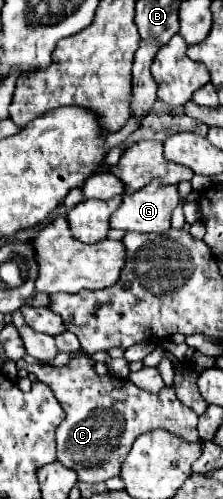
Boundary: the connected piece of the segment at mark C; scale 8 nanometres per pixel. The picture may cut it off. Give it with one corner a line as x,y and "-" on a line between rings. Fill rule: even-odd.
72,353
74,359
64,367
40,365
16,361
18,369
34,373
42,383
46,383
56,399
60,401
66,417
56,431
58,441
58,461
78,473
78,481
102,483
110,477
120,475
124,457
128,455
132,443
154,429
172,431
188,441
198,439
198,415
182,405
172,387
164,387
158,395
138,389
128,379
114,379
112,375
96,375
94,361
86,353

